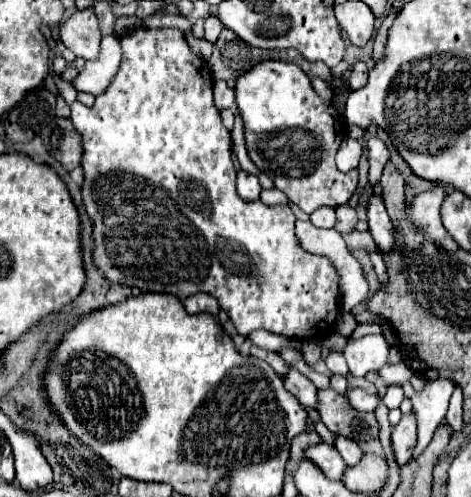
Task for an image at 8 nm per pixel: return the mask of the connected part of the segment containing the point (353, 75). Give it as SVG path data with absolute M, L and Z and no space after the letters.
M363 61L355 63L349 73L349 91L361 89L367 83L367 65Z

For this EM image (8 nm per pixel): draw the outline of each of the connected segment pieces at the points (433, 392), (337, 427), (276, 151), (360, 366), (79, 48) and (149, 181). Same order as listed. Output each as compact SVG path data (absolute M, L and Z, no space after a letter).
M435 379L427 381L423 391L415 391L409 381L400 383L405 395L413 403L413 413L417 417L417 449L411 455L411 461L421 455L421 451L429 445L435 429L441 425L445 419L447 407L449 407L449 397L455 389L455 385L447 379Z
M331 387L317 391L321 421L327 425L329 431L337 435L345 435L349 439L369 439L379 435L379 425L373 413L359 413L349 407L347 399L335 393Z
M263 61L237 77L235 103L243 119L249 159L291 203L305 213L313 213L319 207L335 209L353 197L359 171L341 173L335 165L335 153L343 139L343 123L335 119L339 115L337 110L325 105L313 91L303 69L285 61Z
M367 335L363 339L349 339L343 347L349 371L355 377L365 377L373 369L381 369L387 363L387 343L381 335Z
M93 9L73 13L65 23L59 23L59 39L81 59L95 59L99 55L101 31Z
M165 27L165 29L135 29L121 37L121 65L111 81L111 85L97 97L93 107L85 107L79 101L71 103L71 123L75 131L81 135L83 157L83 183L81 183L81 197L89 219L93 221L93 263L105 275L109 283L139 287L143 291L153 293L171 293L177 295L181 301L195 293L209 293L219 301L219 307L229 315L235 329L245 337L255 329L265 329L275 335L283 335L287 339L325 339L331 335L335 319L339 317L339 277L335 267L327 257L319 257L307 253L299 239L295 237L295 215L289 205L265 205L263 201L243 201L235 191L235 167L231 161L231 135L221 123L221 115L213 103L213 79L207 69L207 63L191 51L187 39L181 29Z

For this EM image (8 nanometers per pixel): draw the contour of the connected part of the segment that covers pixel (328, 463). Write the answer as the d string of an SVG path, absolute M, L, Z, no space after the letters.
M321 441L319 445L313 445L313 447L305 449L303 457L309 459L311 463L315 463L325 473L325 477L329 477L333 481L339 481L343 477L345 463L343 463L341 455L335 453L333 445L327 445L325 441Z

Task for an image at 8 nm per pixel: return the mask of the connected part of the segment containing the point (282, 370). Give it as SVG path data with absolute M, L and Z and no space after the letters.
M251 347L249 353L251 353L253 357L259 357L259 359L263 359L263 361L267 361L267 363L275 369L275 373L279 373L279 375L285 375L287 369L291 369L291 365L285 363L285 361L279 357L279 353L271 353L271 351L265 351L265 349L259 349L259 347Z

